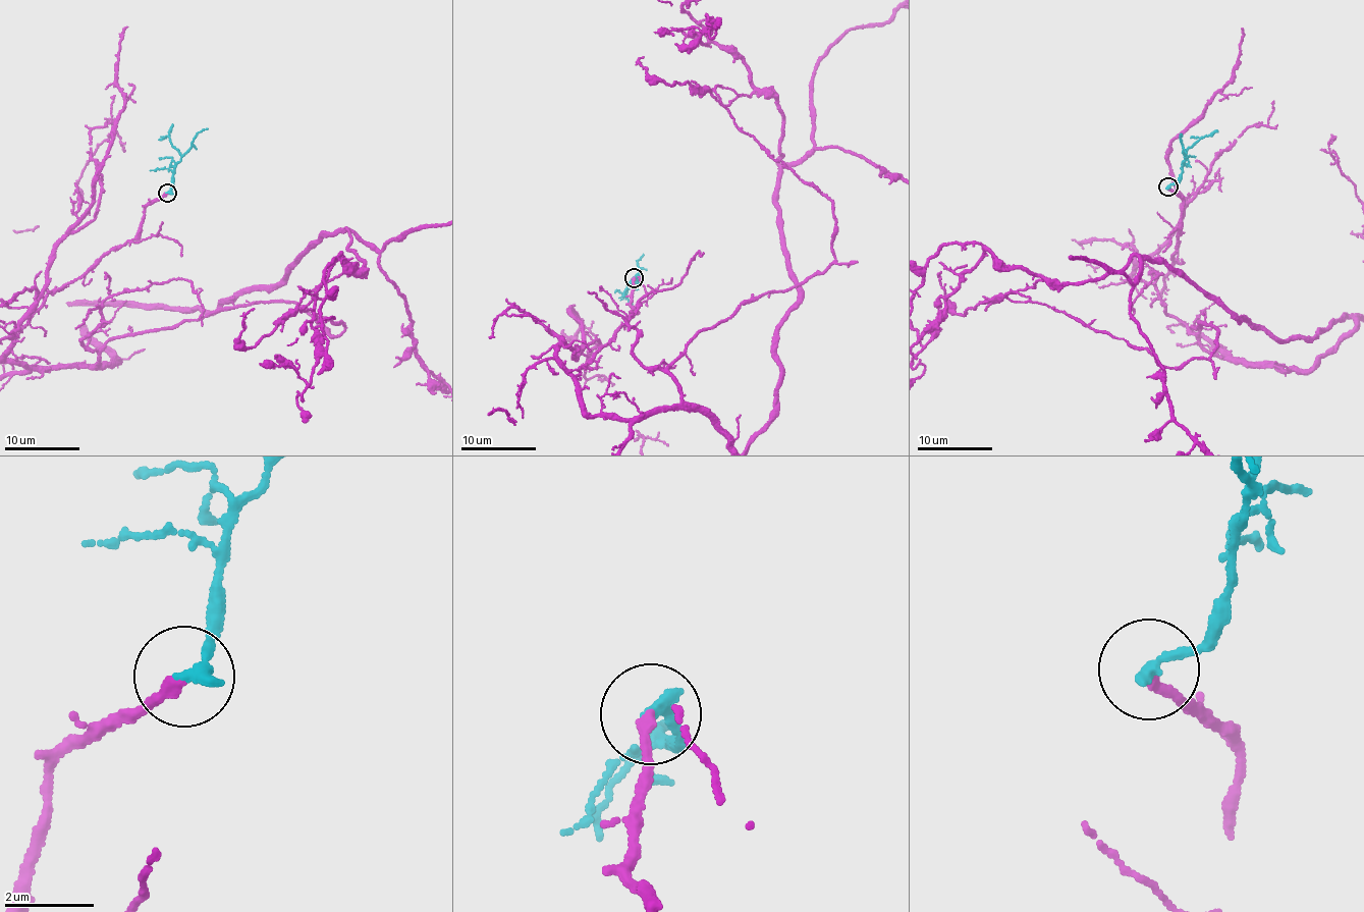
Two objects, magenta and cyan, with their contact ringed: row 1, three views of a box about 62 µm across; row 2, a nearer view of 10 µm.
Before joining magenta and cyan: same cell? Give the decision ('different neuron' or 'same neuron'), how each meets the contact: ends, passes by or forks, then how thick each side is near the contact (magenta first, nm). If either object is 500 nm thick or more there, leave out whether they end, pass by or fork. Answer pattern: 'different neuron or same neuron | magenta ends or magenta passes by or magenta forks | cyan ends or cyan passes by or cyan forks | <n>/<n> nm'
same neuron | magenta ends | cyan ends | 240/320 nm

